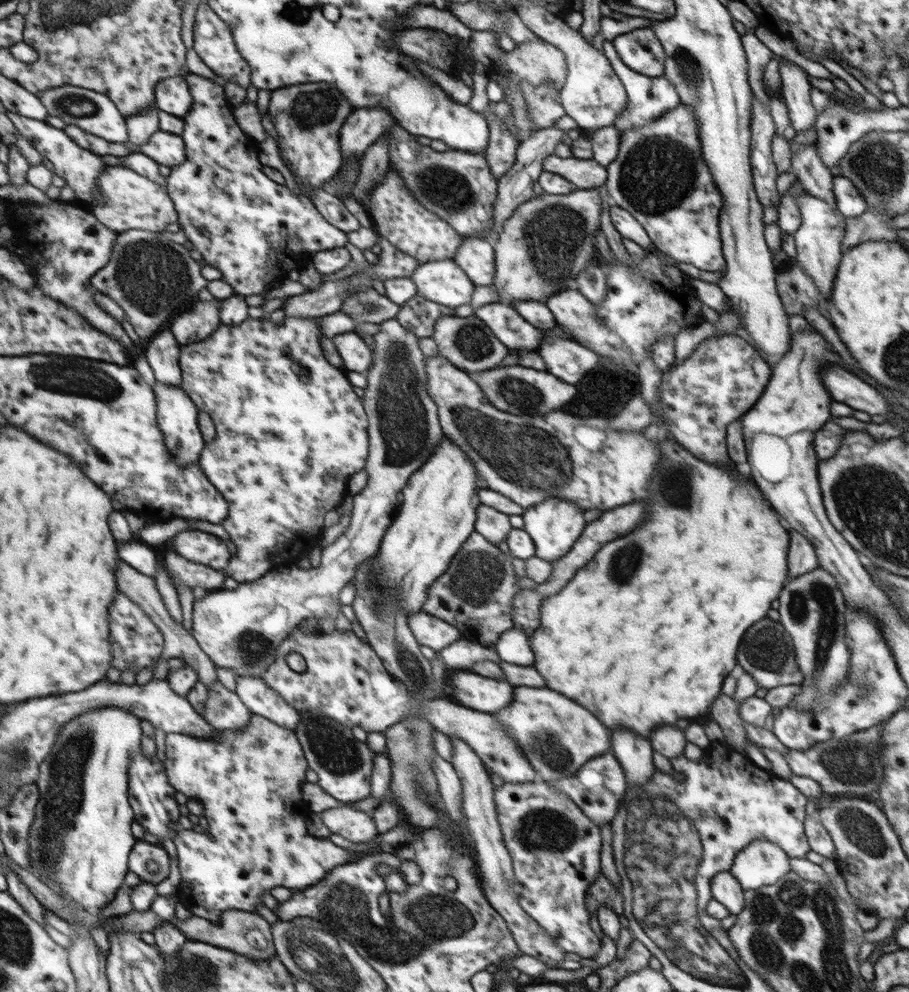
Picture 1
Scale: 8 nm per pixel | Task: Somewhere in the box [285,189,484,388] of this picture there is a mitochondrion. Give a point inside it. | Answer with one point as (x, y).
(367, 306)

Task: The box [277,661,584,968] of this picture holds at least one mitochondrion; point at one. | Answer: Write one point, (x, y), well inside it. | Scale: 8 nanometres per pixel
(545, 829)

